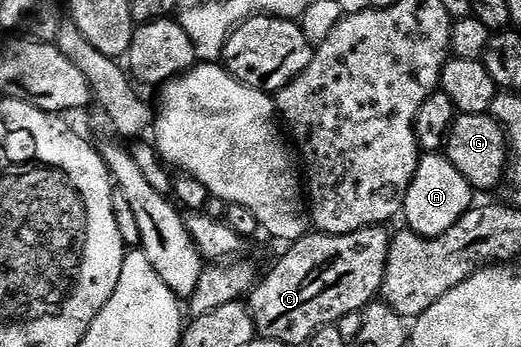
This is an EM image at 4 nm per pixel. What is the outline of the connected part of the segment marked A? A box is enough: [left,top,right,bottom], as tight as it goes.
[403,152,475,237]

